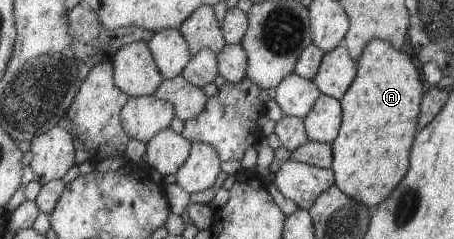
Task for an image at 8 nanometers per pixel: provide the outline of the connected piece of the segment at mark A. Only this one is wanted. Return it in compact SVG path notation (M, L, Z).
M375 38L357 59L357 76L340 100L342 128L332 142L334 184L345 194L373 209L381 204L409 170L409 148L417 134L423 82L407 51Z

